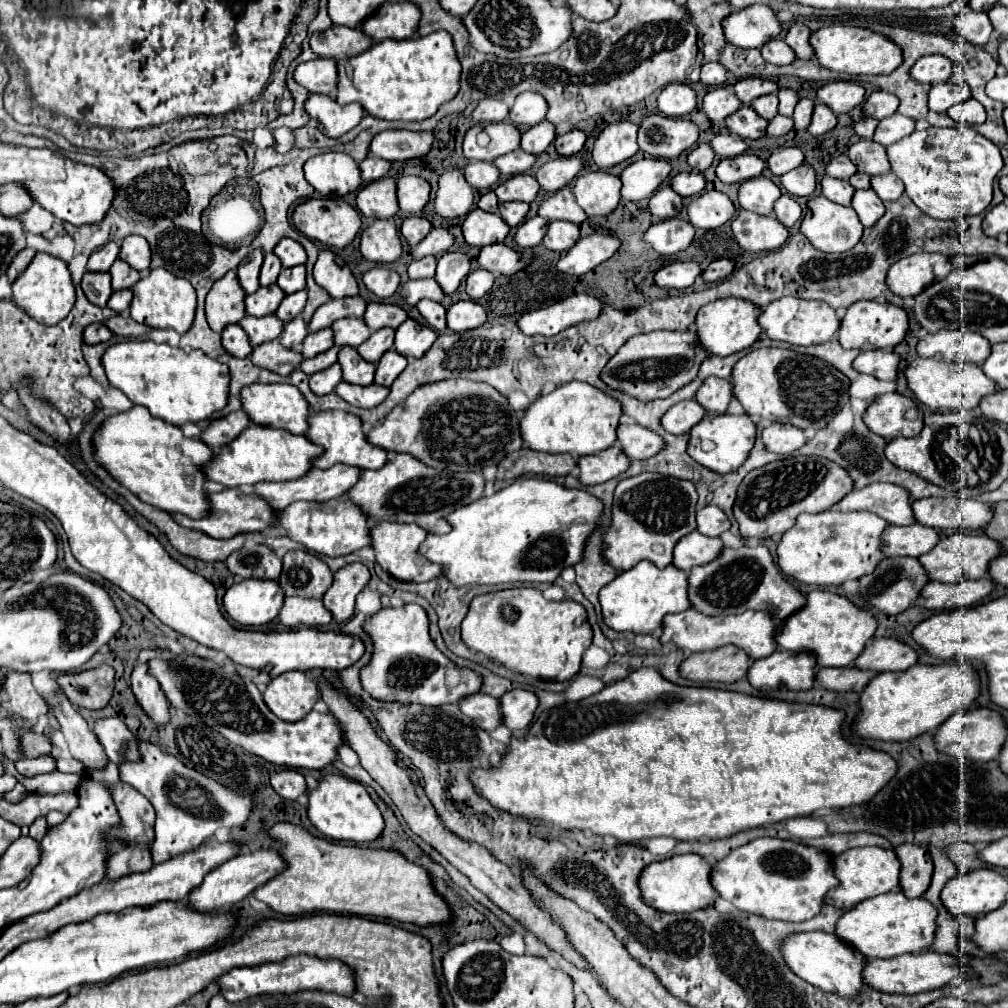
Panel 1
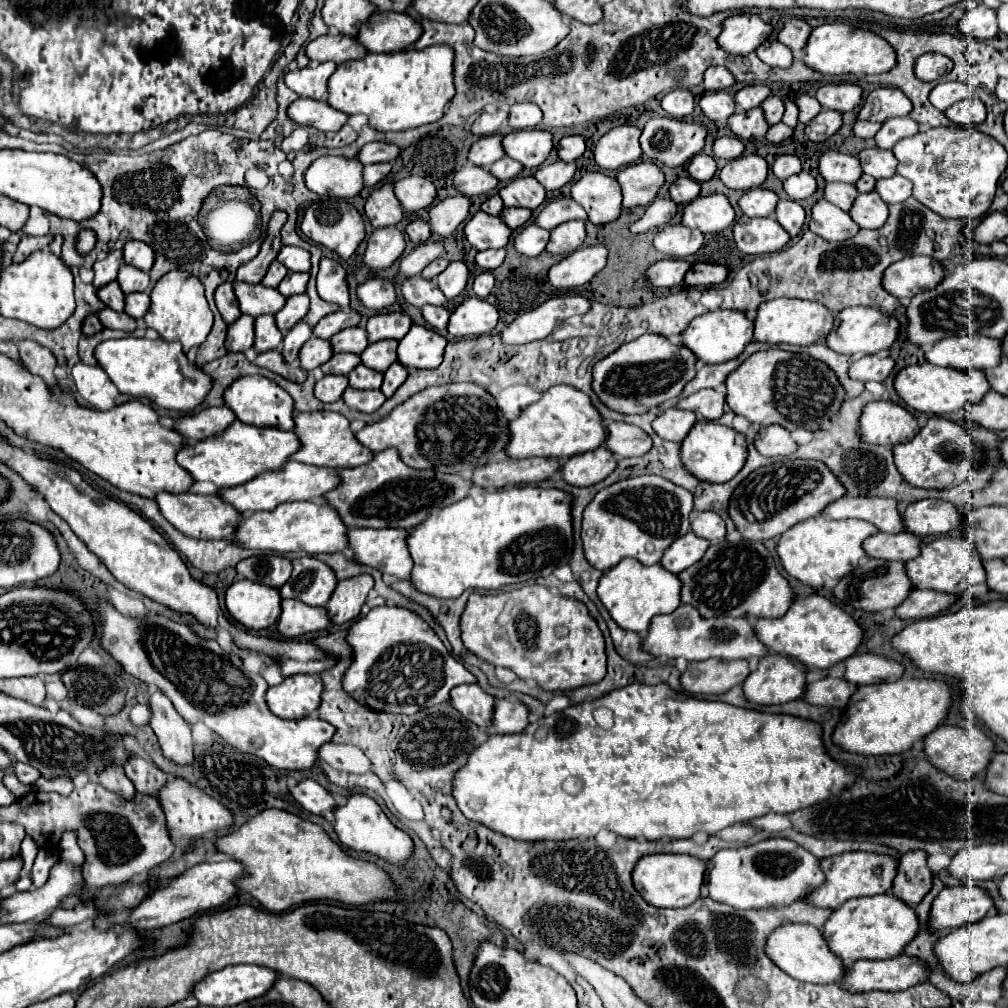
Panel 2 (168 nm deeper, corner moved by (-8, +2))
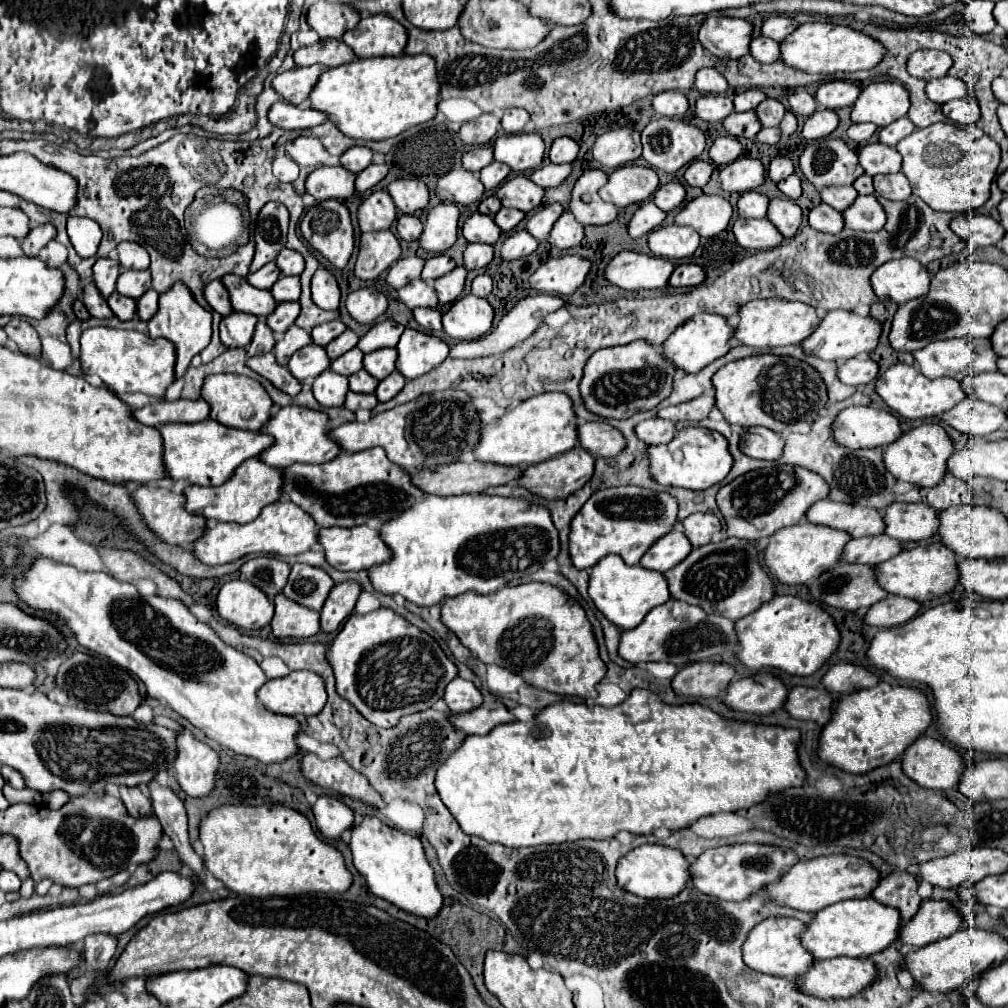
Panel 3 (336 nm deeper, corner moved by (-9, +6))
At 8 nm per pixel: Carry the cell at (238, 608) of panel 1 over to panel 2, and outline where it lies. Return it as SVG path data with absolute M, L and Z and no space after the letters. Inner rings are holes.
M238 580L226 590L226 610L248 630L262 630L276 622L280 616L280 594L262 584Z

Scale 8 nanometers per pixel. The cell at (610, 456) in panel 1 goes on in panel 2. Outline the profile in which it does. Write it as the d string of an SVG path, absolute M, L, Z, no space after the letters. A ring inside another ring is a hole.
M604 446L568 458L560 472L562 480L572 486L592 486L604 480L616 468L616 458Z

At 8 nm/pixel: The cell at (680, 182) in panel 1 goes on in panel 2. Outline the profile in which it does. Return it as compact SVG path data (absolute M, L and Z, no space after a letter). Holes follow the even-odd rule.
M678 178L670 188L668 188L668 196L670 200L674 200L676 204L688 204L692 202L696 196L700 194L700 184L692 178Z

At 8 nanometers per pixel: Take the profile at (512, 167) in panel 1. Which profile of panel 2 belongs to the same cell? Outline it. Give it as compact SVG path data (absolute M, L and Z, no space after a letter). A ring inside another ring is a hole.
M504 156L502 160L498 160L498 162L494 162L490 168L488 168L488 172L498 180L498 182L508 182L508 180L512 180L512 178L516 178L518 174L520 174L520 164L516 164L512 158L508 158L508 156Z

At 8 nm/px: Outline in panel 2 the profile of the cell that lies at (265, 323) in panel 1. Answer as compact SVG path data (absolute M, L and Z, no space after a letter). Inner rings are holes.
M270 314L258 316L256 322L254 322L254 328L256 328L256 336L254 336L254 346L252 348L254 348L256 354L276 350L280 346L282 332L276 328L274 316L270 316Z

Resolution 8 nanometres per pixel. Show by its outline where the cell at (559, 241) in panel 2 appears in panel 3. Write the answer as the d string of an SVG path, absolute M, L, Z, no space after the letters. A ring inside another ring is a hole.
M571 212L561 214L561 218L555 222L551 234L549 234L549 244L561 250L579 246L583 240L583 226L575 220L575 216Z

